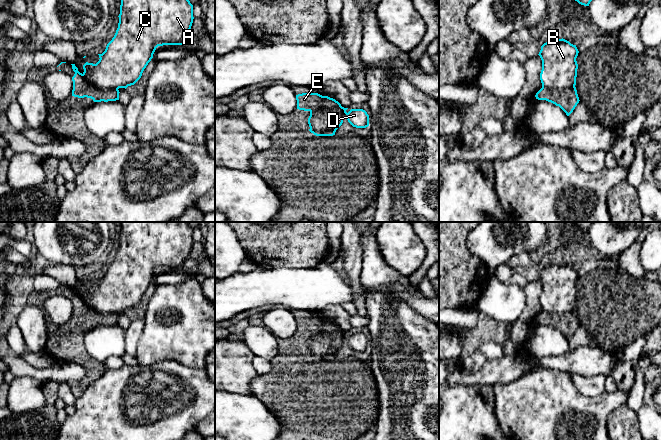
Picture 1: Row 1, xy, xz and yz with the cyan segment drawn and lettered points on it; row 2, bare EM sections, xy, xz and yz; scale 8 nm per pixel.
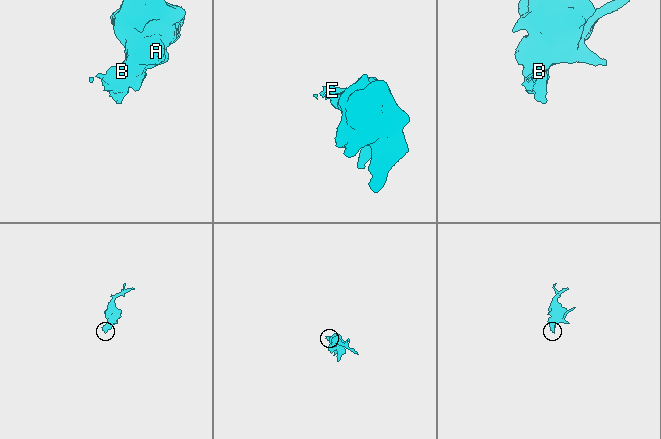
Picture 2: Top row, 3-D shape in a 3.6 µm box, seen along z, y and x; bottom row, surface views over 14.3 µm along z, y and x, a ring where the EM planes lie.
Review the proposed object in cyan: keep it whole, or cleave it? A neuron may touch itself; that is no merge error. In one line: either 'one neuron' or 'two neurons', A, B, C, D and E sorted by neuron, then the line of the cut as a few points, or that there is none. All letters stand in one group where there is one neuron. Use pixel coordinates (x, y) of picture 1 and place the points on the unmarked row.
two neurons; A B C D / E; cut in xz along (328, 331), (332, 337), (332, 351), (326, 354), (323, 359)

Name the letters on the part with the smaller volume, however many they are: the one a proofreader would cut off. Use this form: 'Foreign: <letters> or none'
Foreign: E

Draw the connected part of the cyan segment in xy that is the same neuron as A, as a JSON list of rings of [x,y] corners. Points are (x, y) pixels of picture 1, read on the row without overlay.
[[[121,222],[119,247],[112,264],[105,275],[99,279],[96,288],[86,286],[83,300],[96,312],[119,313],[134,309],[142,300],[158,270],[183,269],[190,263],[189,254],[193,247],[193,229],[188,222]]]

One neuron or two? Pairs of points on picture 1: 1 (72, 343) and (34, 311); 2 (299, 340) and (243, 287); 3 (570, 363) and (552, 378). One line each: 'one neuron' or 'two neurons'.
1: two neurons
2: two neurons
3: two neurons

